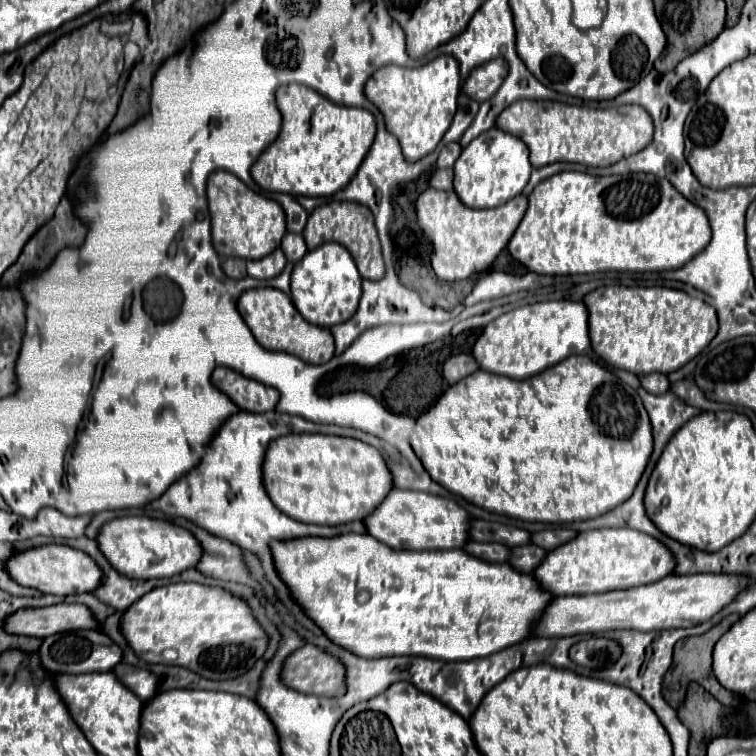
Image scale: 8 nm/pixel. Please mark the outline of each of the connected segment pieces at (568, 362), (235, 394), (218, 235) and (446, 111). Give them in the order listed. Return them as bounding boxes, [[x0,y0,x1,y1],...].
[[410,355,652,523],[212,367,280,413],[206,171,286,259],[364,55,458,163]]

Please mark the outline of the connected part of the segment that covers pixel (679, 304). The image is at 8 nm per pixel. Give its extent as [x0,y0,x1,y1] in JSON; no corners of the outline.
[584,287,718,375]

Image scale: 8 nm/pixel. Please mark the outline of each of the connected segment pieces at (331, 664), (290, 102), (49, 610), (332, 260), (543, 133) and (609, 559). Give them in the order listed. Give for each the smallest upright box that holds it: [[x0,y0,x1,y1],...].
[[280,645,344,697],[252,83,376,197],[4,603,100,637],[290,243,362,327],[496,99,652,169],[532,529,674,595]]

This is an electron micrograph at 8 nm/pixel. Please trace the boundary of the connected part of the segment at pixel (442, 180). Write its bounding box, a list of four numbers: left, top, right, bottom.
[430,169,454,191]

